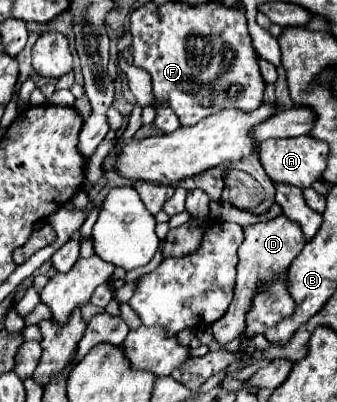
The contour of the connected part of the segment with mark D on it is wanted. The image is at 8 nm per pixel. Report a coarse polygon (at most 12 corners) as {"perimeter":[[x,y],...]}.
{"perimeter":[[284,216],[244,228],[236,292],[214,322],[218,344],[246,332],[262,284],[304,248]]}

